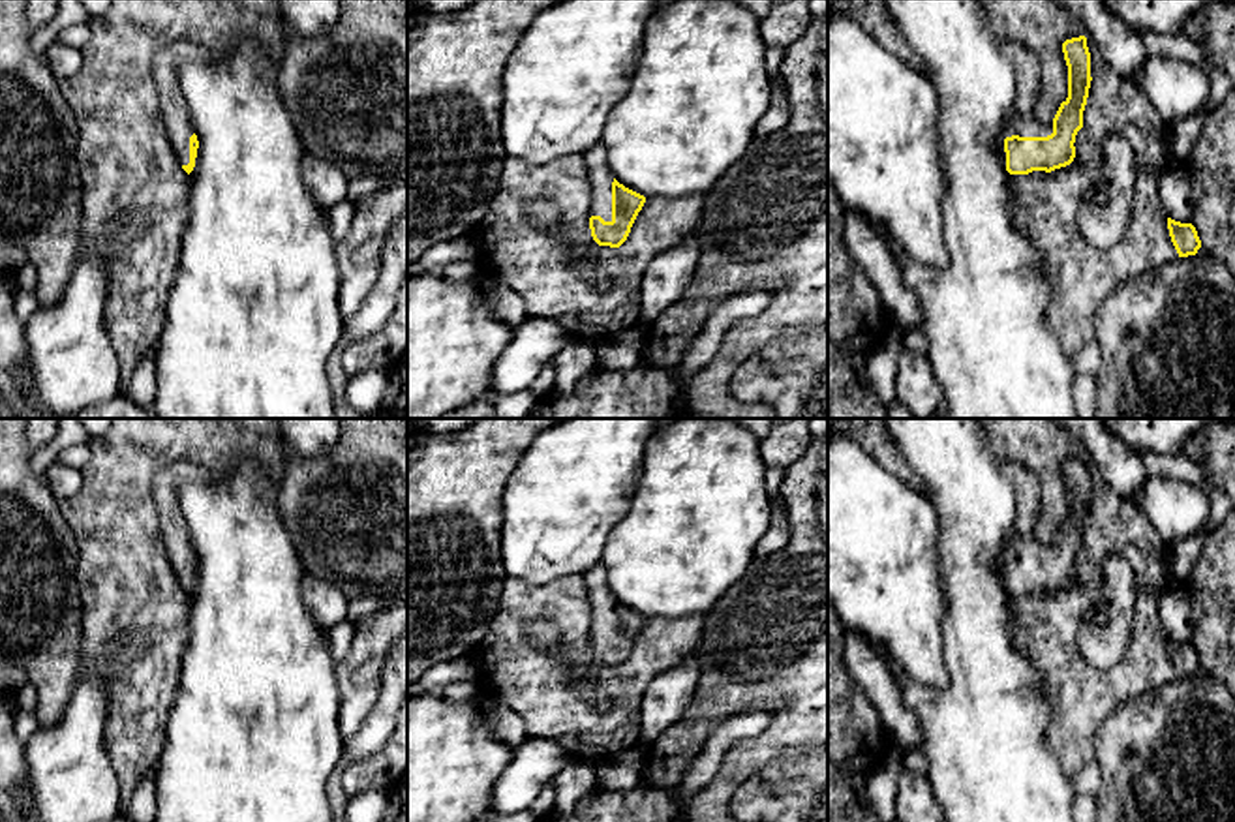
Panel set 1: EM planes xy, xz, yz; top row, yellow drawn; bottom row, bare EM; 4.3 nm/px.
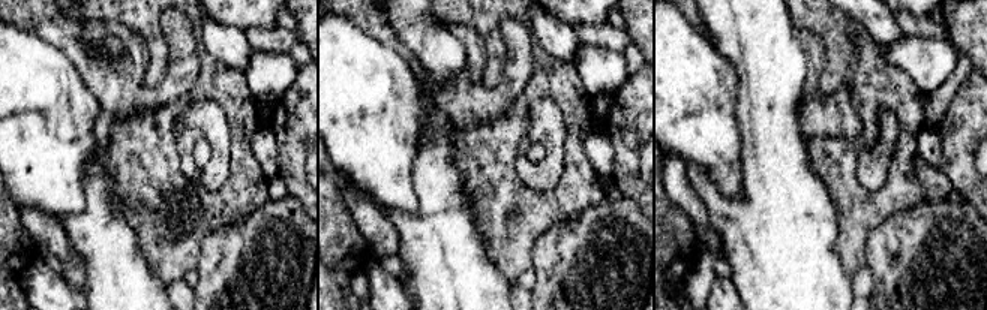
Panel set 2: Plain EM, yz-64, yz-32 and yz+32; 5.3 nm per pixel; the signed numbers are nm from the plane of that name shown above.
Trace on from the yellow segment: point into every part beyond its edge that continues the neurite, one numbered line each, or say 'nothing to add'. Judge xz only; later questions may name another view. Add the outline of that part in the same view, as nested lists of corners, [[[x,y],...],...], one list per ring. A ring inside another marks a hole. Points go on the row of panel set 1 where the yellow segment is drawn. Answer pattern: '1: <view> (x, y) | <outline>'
1: xz (599, 175) | [[[602,143],[587,148],[582,154],[587,167],[587,180],[591,186],[591,206],[587,218],[601,216],[612,221],[612,182],[614,175],[608,167],[608,152]]]

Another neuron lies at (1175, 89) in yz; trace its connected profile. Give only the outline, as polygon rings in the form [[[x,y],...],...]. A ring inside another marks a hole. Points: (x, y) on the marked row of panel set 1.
[[[1149,56],[1126,88],[1143,92],[1166,126],[1197,113],[1209,99],[1211,77],[1188,62]]]

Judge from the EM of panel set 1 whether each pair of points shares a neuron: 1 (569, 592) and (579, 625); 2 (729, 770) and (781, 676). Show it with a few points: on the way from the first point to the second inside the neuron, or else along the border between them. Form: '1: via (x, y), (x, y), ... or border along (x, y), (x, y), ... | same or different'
1: via (569, 599), (573, 618) | same
2: via (755, 753), (781, 727), (781, 702) | same

